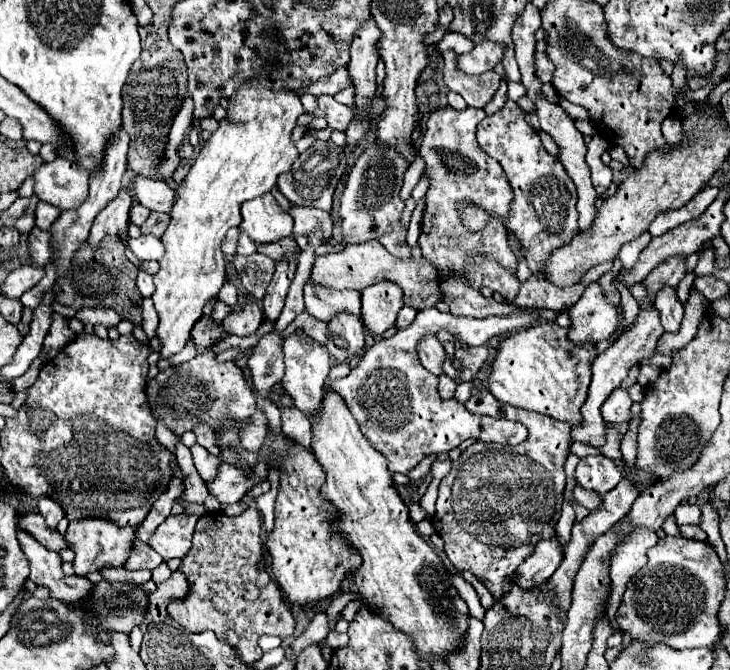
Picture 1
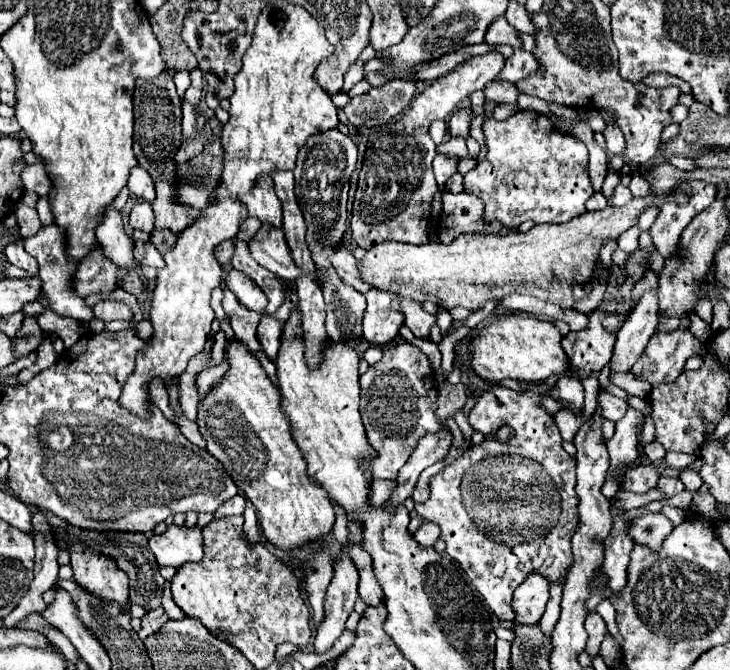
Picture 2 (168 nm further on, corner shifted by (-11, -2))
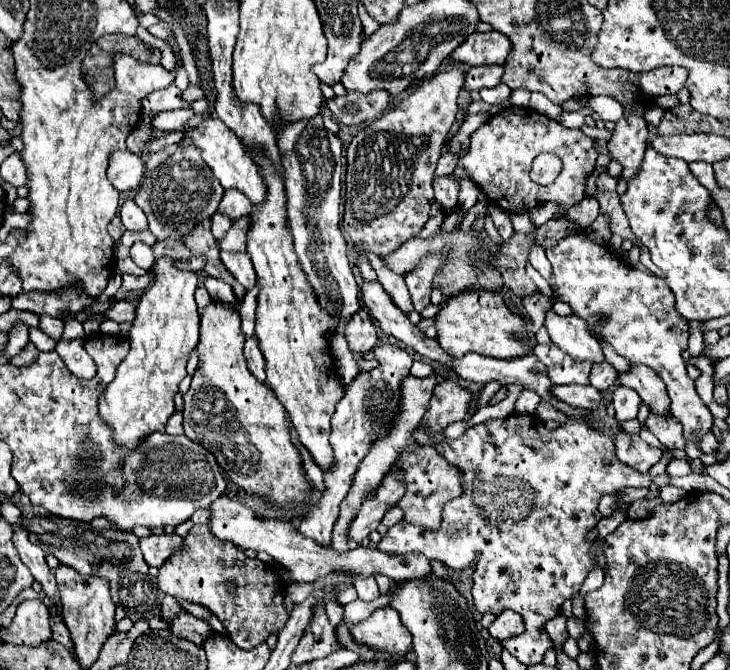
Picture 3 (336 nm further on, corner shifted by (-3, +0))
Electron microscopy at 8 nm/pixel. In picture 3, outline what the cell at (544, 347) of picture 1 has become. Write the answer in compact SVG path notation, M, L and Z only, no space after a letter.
M468 290L464 294L458 294L442 302L440 308L442 310L436 316L436 328L438 328L436 340L454 358L462 358L470 352L476 352L498 360L514 360L514 358L528 356L532 352L532 346L526 344L528 320L520 314L514 314L504 304L502 296L498 296L496 292Z

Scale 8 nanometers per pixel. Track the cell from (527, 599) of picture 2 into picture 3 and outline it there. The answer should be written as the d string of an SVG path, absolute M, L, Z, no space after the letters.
M504 610L496 622L488 628L490 636L494 636L496 640L508 640L512 636L518 636L520 632L524 632L524 620L518 612L512 612L512 610Z

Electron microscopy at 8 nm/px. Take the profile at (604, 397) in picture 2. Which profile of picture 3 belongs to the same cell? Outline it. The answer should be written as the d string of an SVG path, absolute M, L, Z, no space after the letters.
M568 384L568 386L554 386L554 394L558 400L570 404L570 406L578 406L578 408L586 408L586 410L594 410L602 404L602 392L588 386L580 386L580 384Z

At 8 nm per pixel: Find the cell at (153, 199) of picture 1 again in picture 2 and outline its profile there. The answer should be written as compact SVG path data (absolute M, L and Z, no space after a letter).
M134 166L130 170L128 176L128 188L134 196L146 200L146 202L154 202L154 182L150 178L150 174L142 168L142 166Z

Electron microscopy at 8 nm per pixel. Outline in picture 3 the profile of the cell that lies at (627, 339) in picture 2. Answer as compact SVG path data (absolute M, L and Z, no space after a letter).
M604 360L604 364L594 364L594 368L590 372L590 384L594 388L602 390L602 392L606 388L614 386L616 384L616 378L618 378L618 372L616 372L616 368L608 360Z

